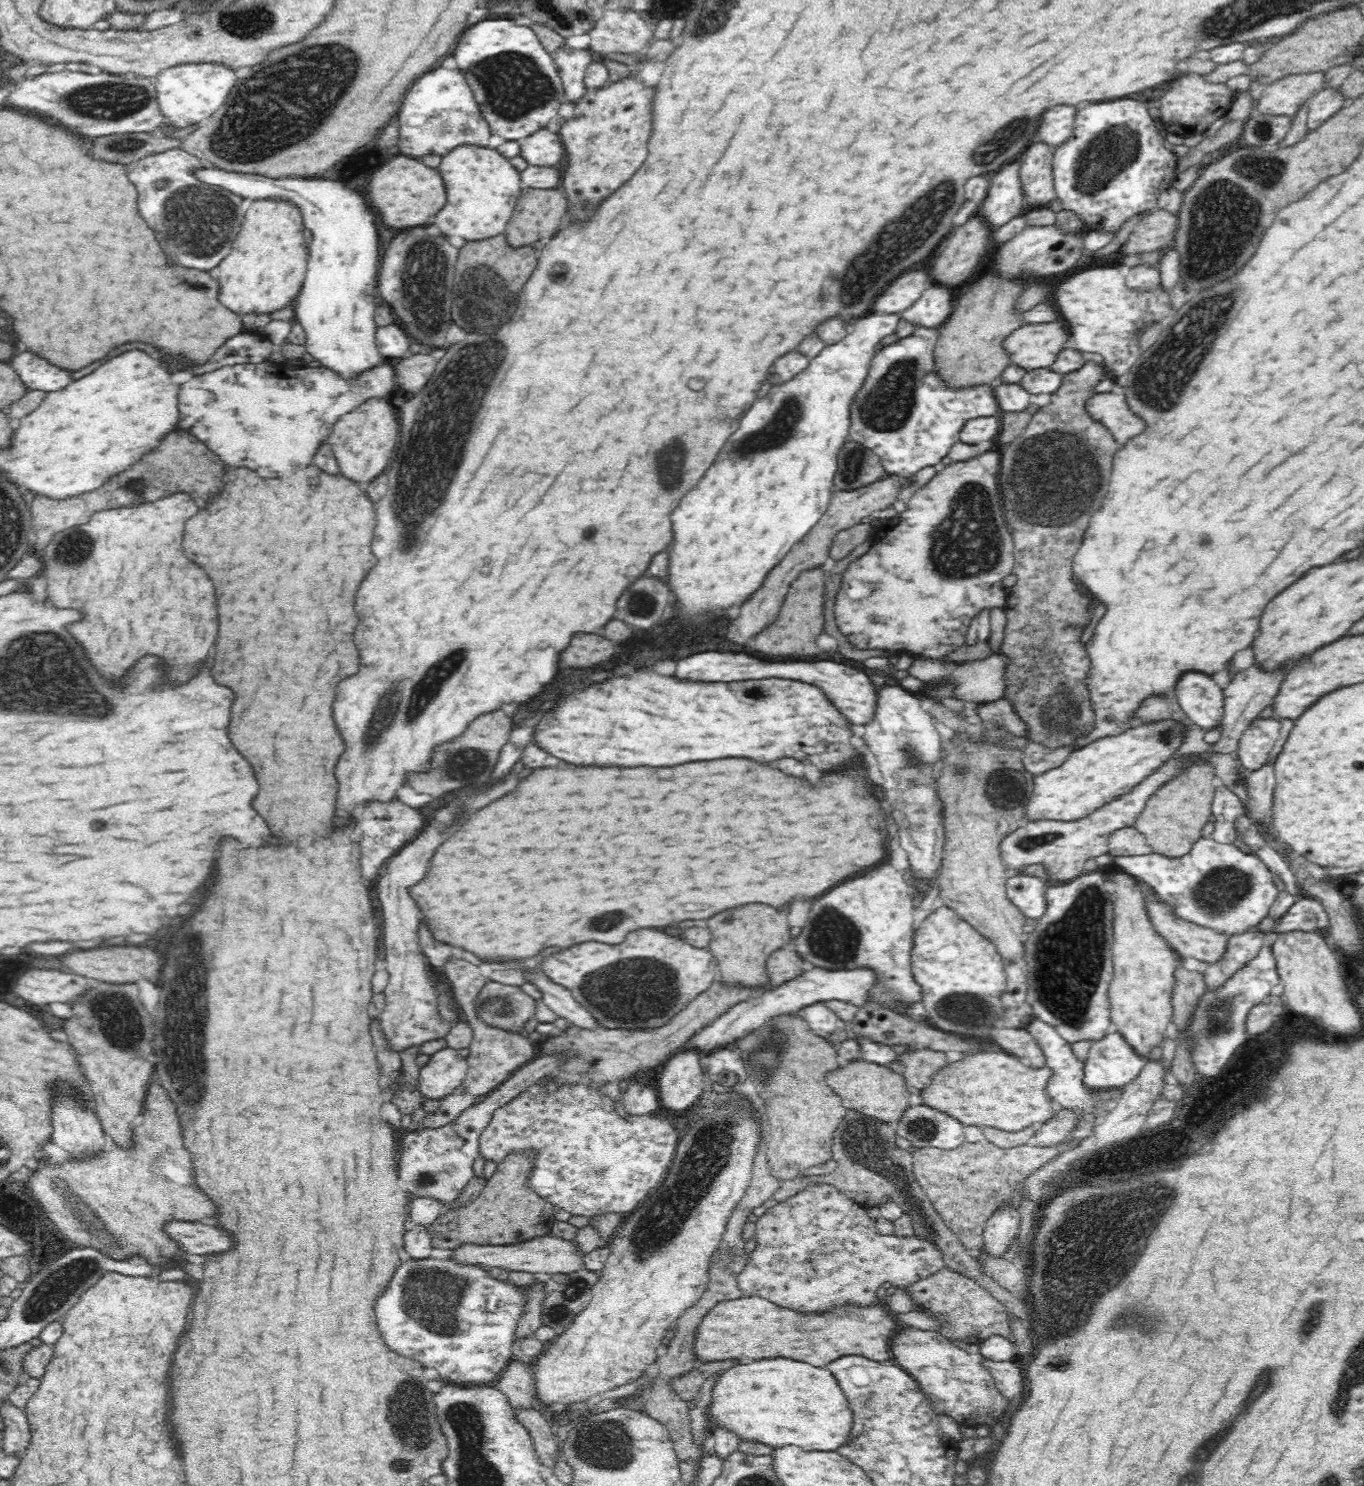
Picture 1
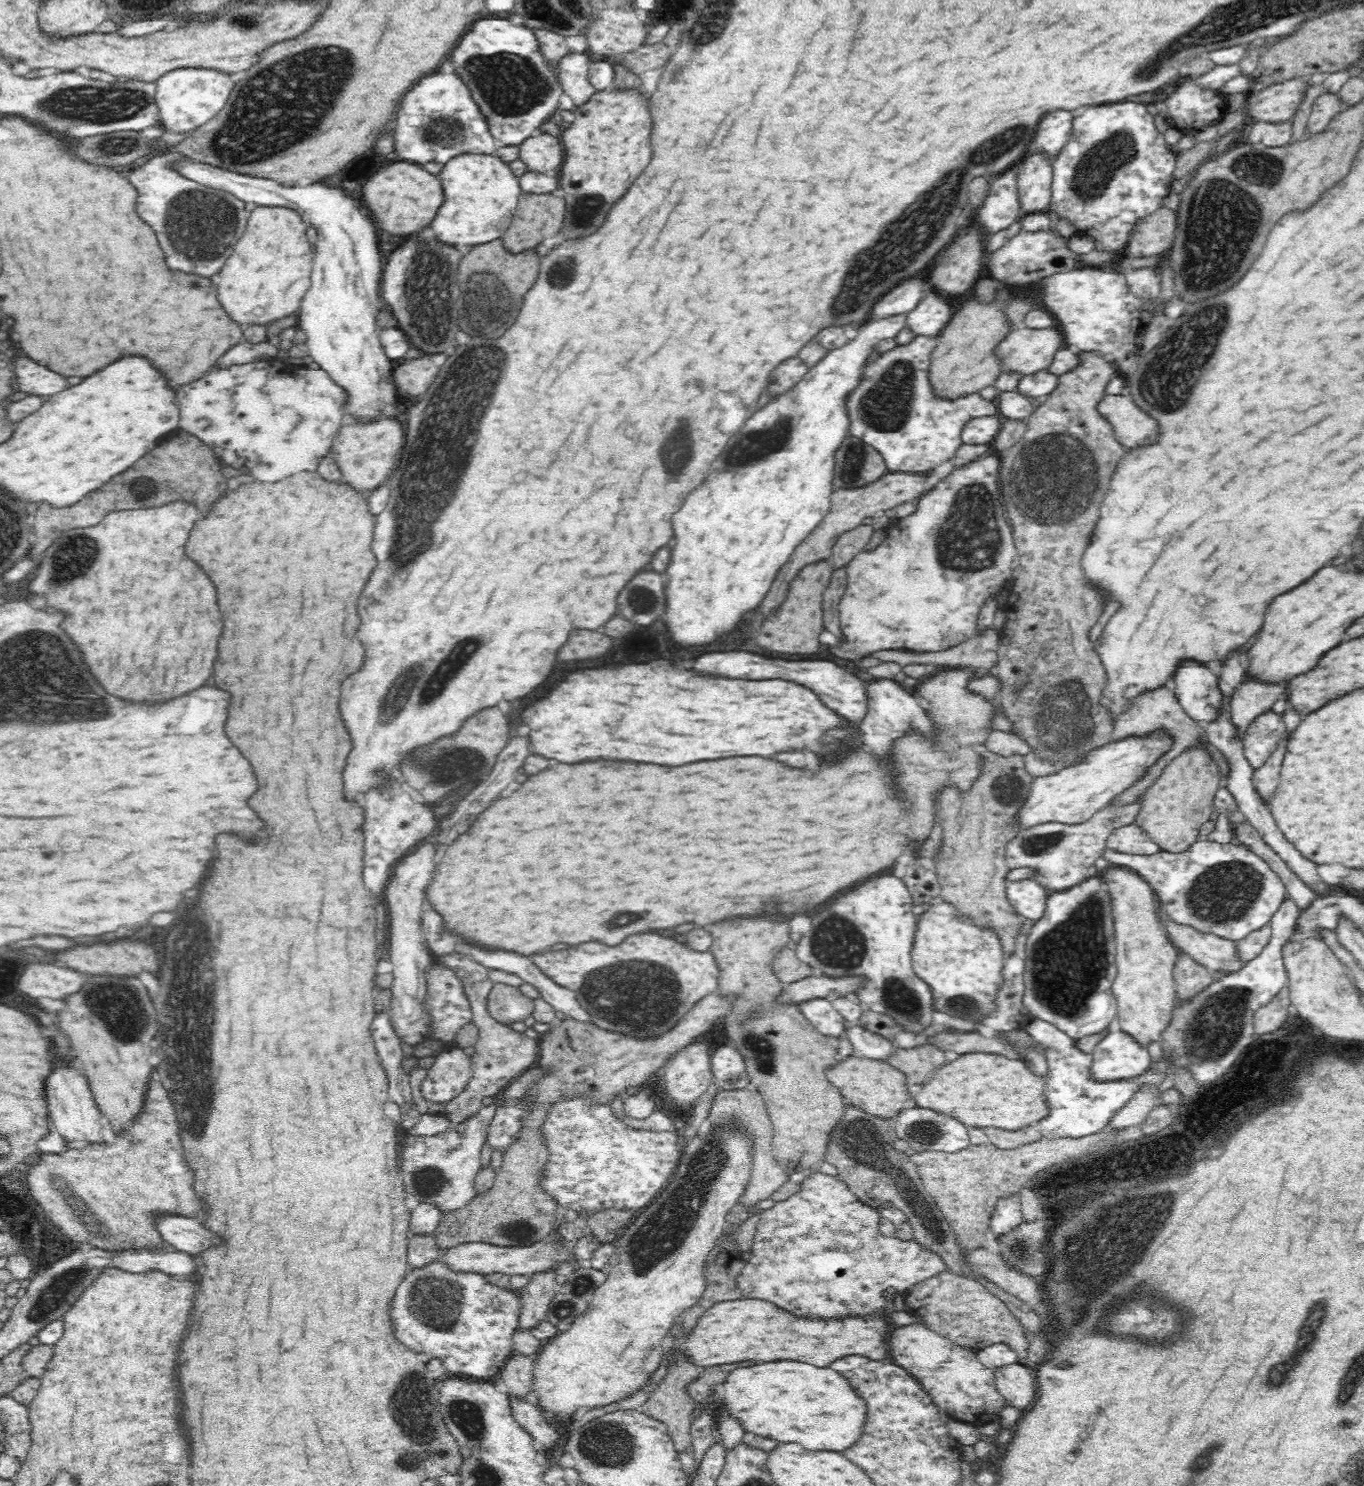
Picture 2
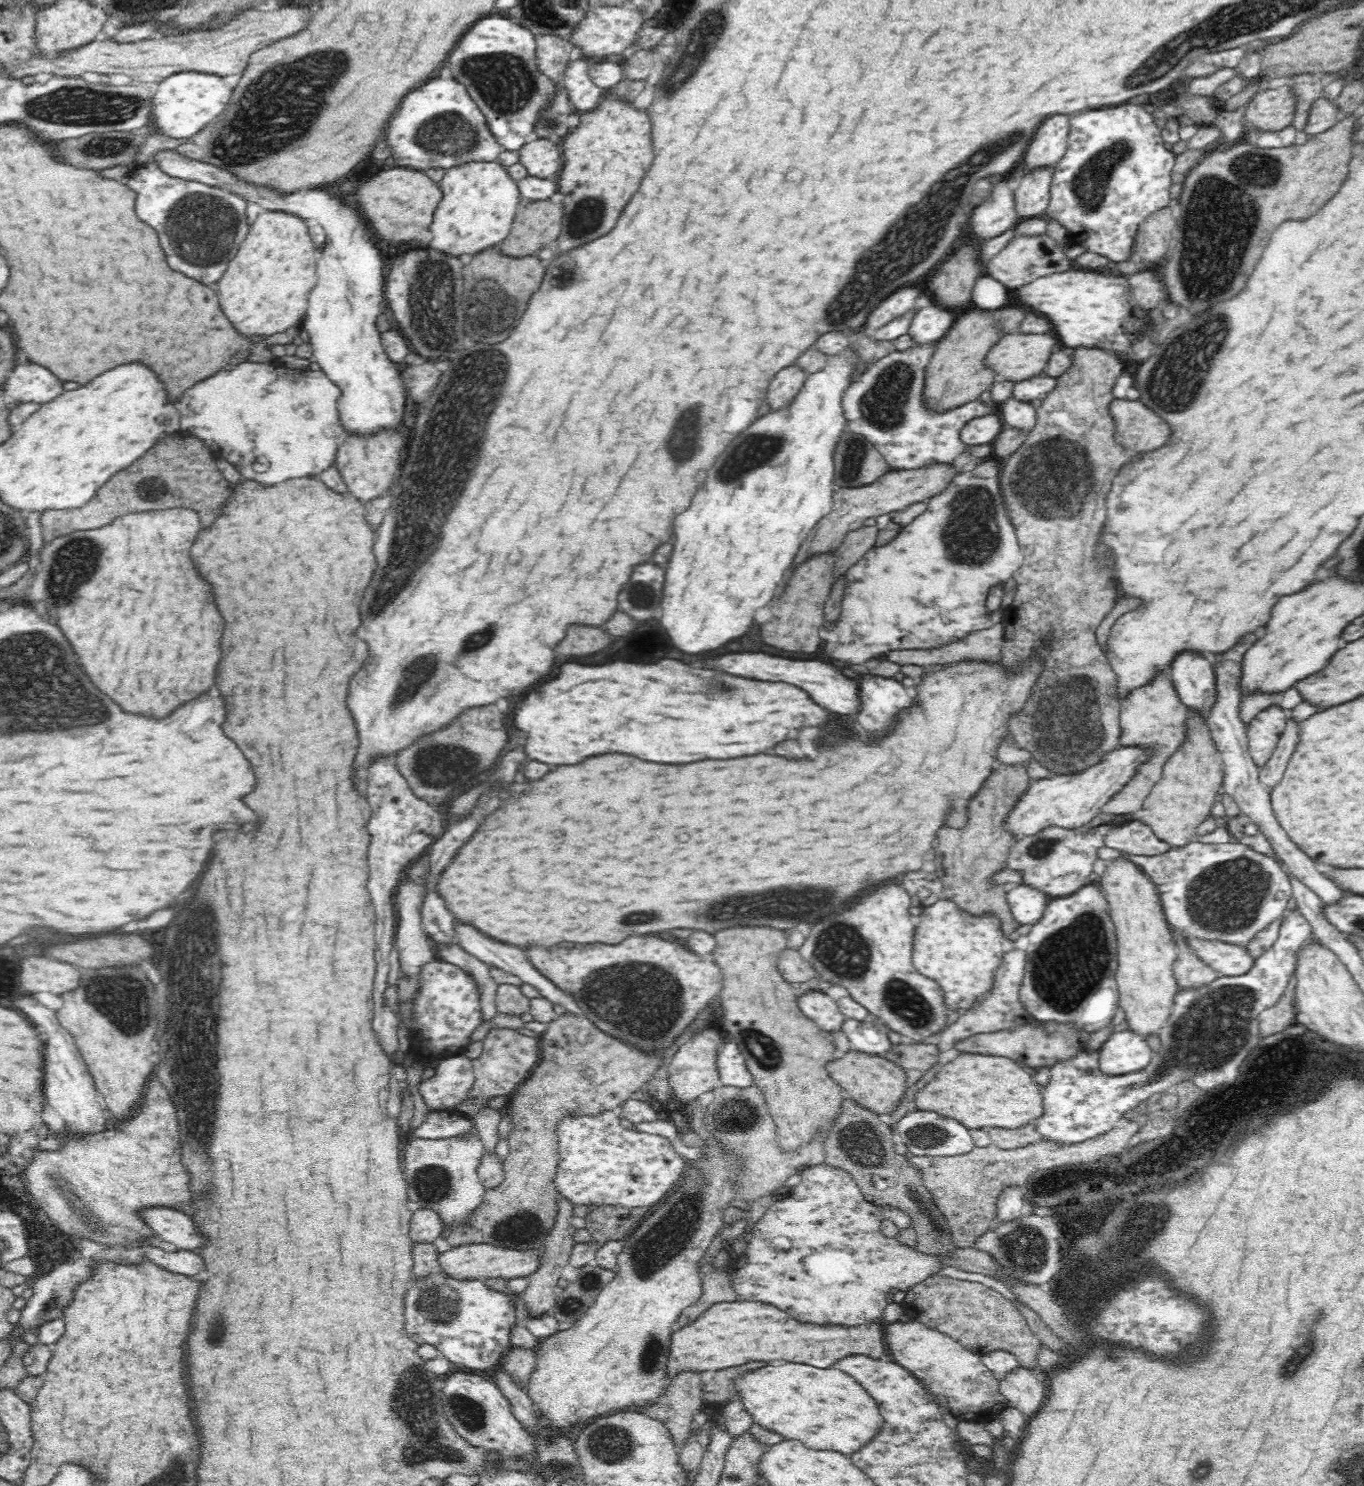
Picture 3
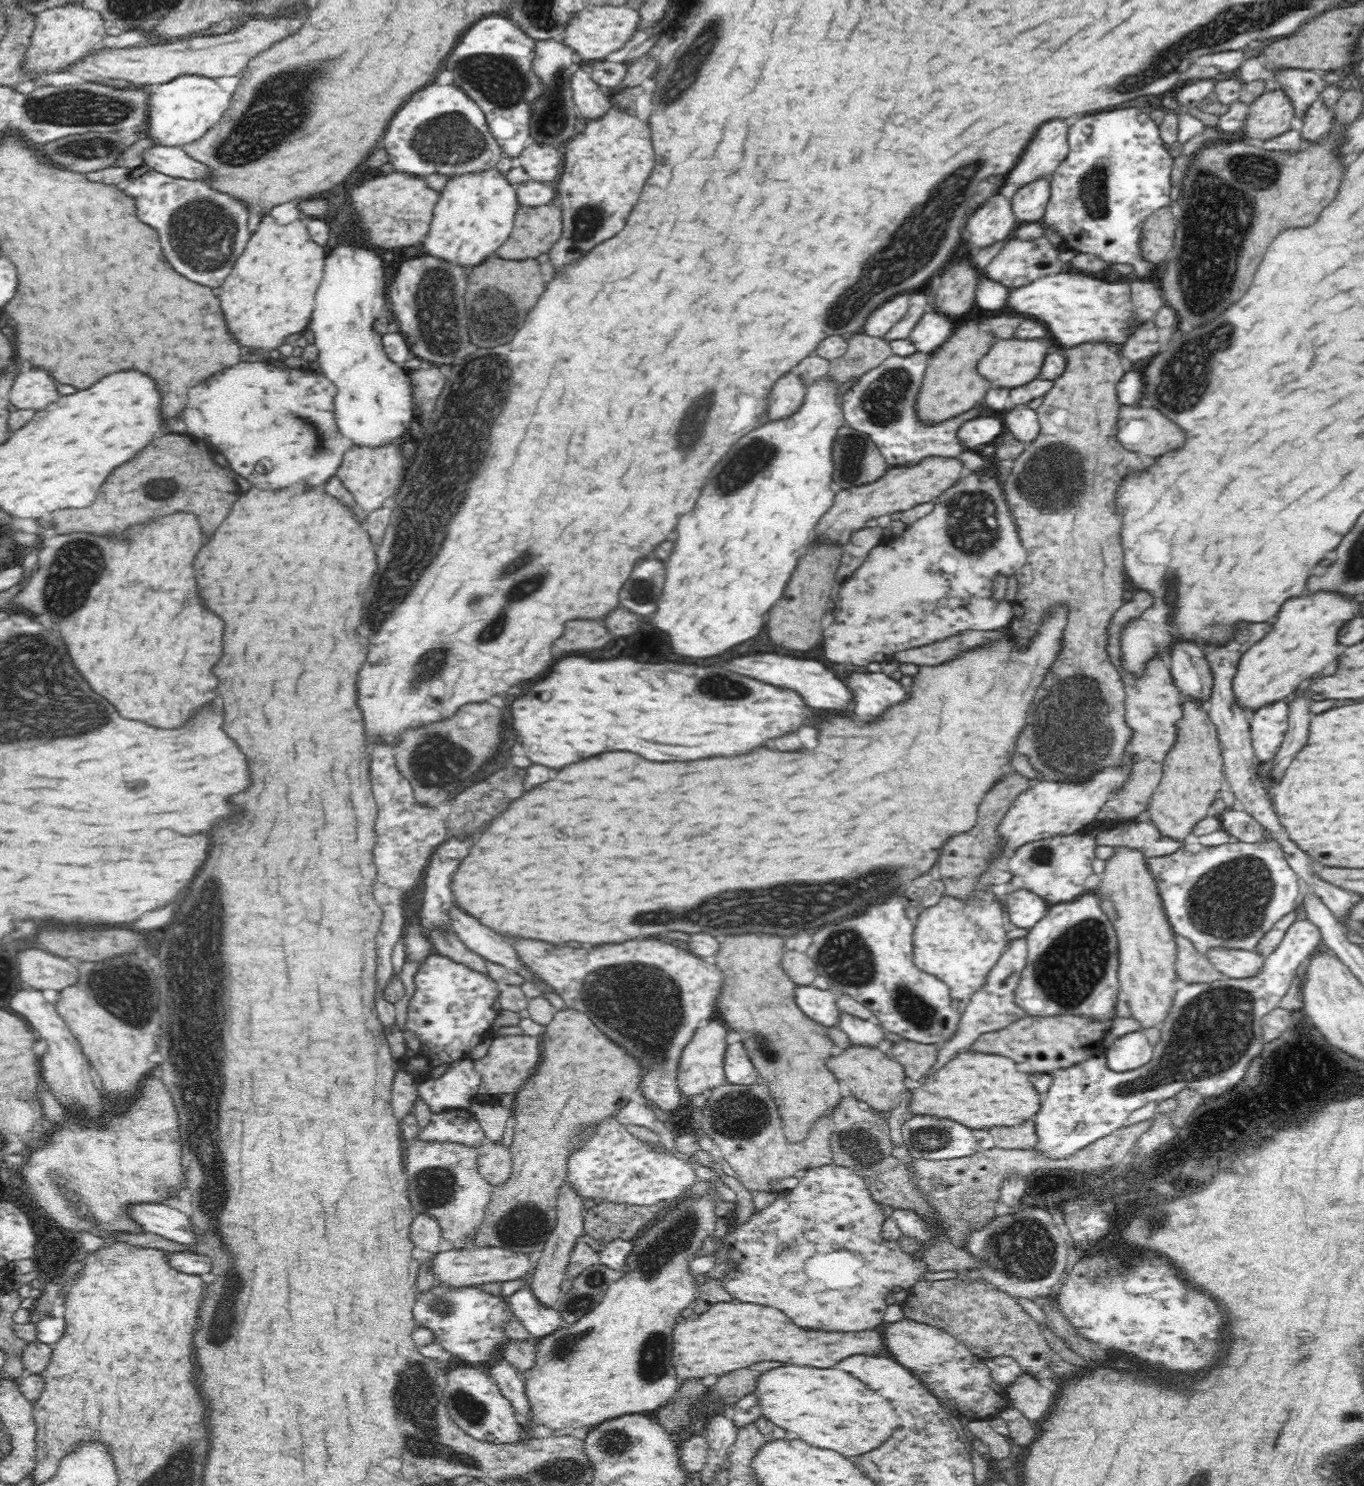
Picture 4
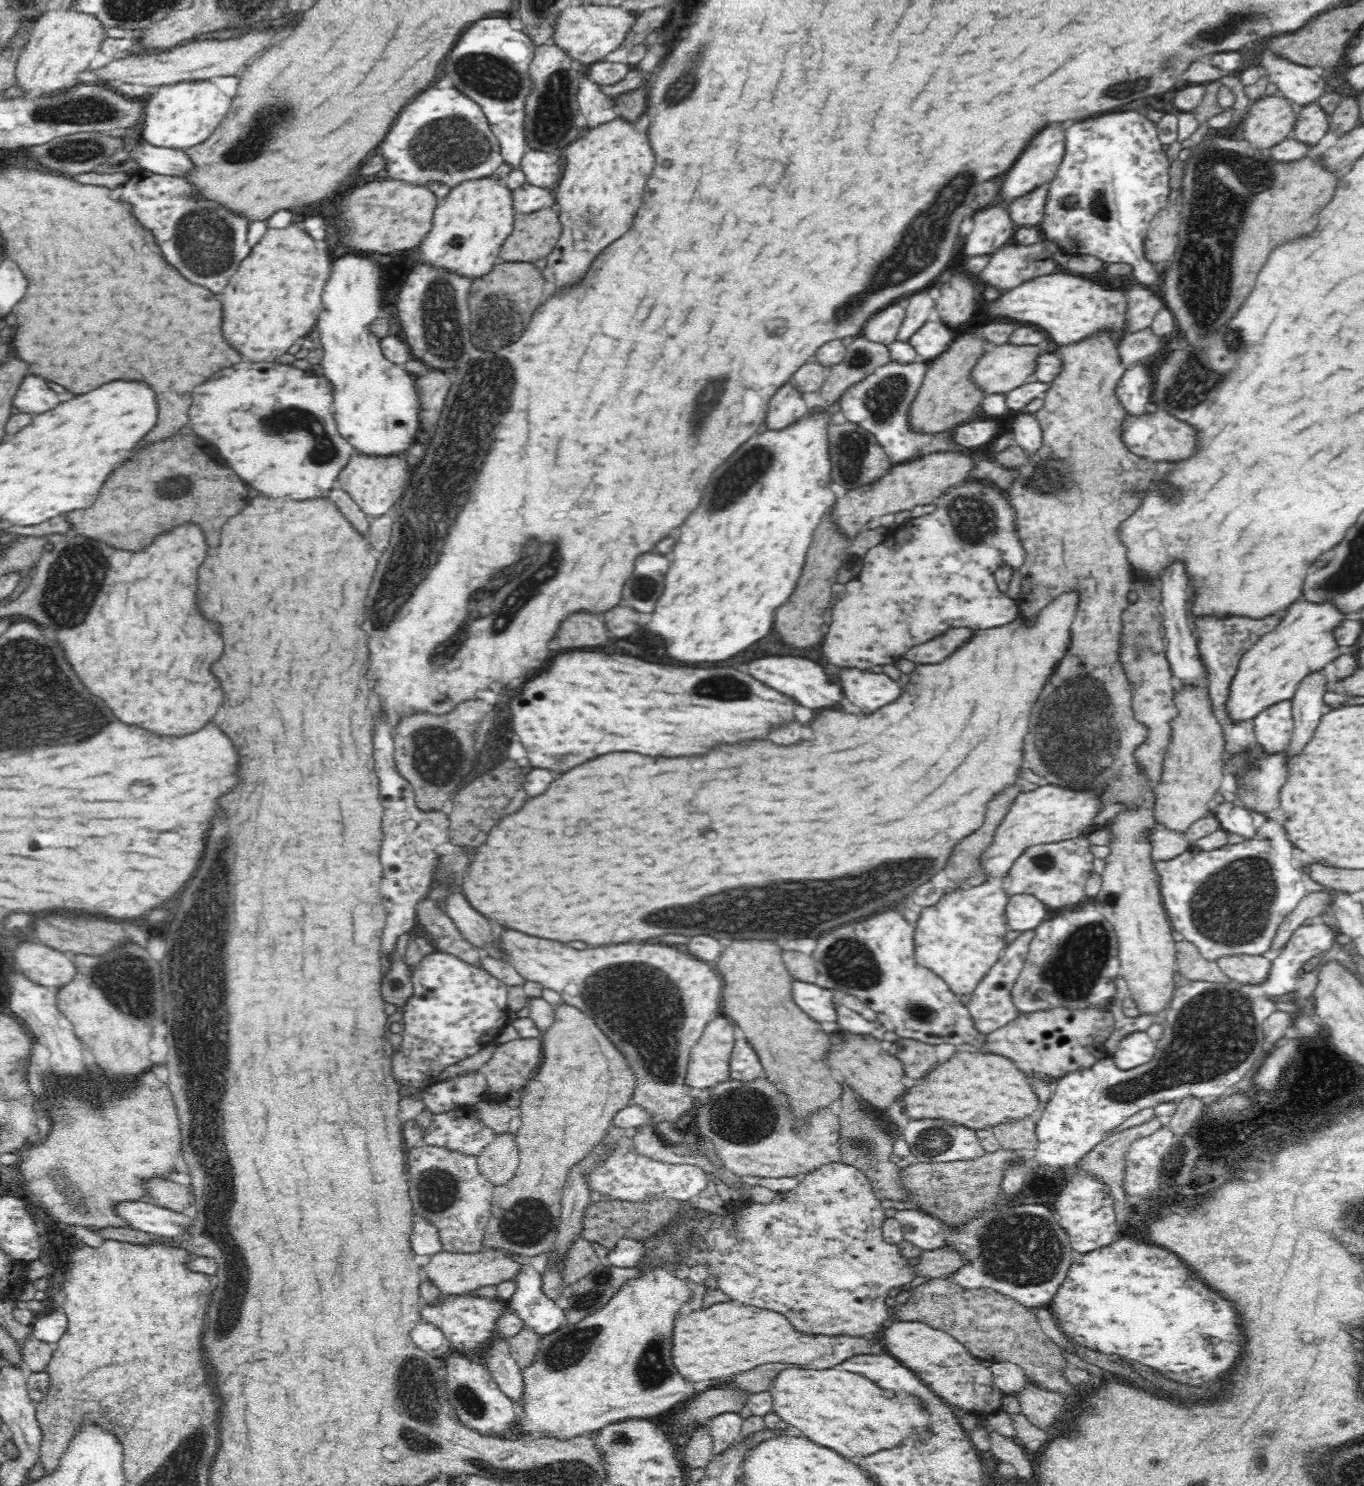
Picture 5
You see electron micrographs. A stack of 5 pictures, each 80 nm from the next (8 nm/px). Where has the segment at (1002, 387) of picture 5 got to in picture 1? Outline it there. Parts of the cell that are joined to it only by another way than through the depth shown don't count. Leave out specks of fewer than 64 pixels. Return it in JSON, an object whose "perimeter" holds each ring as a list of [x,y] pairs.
{"perimeter":[[[1064,320],[1025,323],[1005,338],[1004,347],[1010,353],[1010,362],[1026,370],[1049,367],[1070,344],[1068,334]]]}

